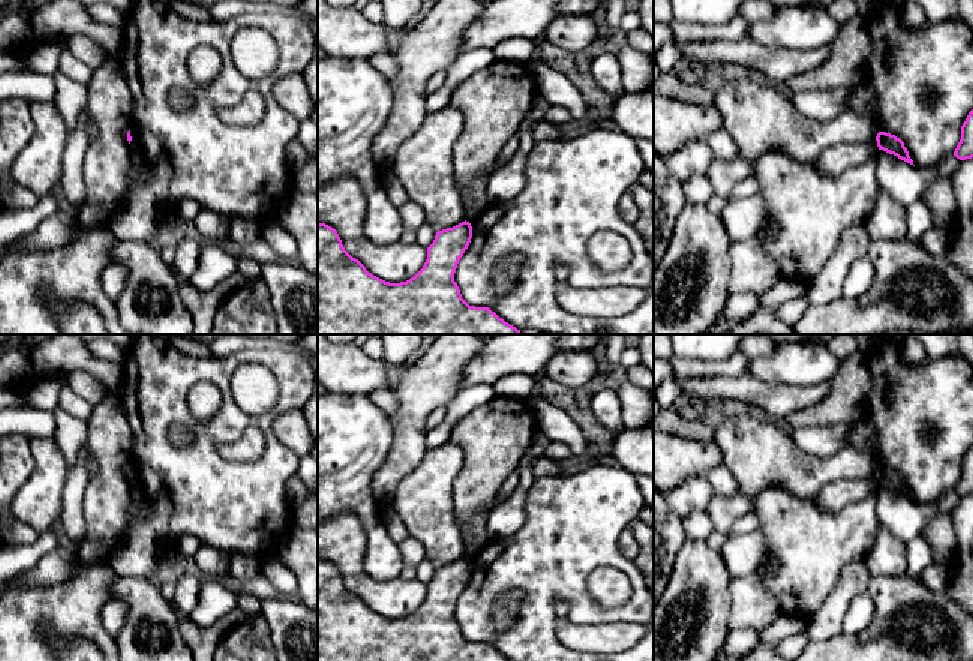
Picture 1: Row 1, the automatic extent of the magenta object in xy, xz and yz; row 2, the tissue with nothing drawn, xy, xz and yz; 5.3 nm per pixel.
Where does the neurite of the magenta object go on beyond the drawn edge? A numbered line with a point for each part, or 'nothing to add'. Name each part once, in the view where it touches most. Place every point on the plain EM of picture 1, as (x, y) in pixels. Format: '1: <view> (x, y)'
nothing to add

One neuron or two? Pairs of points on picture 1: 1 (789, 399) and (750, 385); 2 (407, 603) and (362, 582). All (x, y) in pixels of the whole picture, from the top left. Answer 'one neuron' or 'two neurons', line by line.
1: one neuron
2: one neuron

